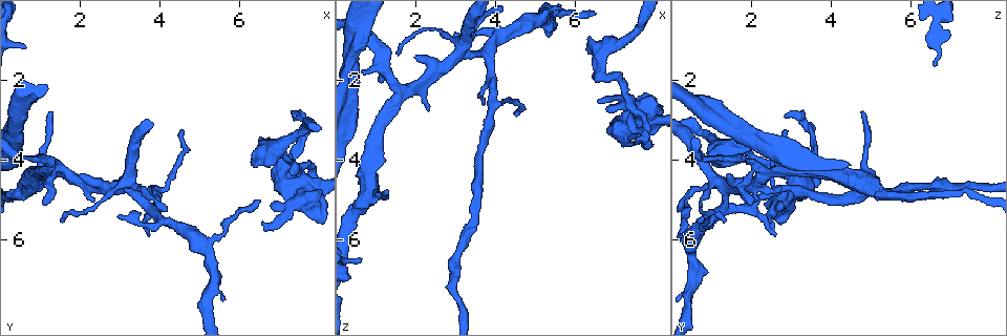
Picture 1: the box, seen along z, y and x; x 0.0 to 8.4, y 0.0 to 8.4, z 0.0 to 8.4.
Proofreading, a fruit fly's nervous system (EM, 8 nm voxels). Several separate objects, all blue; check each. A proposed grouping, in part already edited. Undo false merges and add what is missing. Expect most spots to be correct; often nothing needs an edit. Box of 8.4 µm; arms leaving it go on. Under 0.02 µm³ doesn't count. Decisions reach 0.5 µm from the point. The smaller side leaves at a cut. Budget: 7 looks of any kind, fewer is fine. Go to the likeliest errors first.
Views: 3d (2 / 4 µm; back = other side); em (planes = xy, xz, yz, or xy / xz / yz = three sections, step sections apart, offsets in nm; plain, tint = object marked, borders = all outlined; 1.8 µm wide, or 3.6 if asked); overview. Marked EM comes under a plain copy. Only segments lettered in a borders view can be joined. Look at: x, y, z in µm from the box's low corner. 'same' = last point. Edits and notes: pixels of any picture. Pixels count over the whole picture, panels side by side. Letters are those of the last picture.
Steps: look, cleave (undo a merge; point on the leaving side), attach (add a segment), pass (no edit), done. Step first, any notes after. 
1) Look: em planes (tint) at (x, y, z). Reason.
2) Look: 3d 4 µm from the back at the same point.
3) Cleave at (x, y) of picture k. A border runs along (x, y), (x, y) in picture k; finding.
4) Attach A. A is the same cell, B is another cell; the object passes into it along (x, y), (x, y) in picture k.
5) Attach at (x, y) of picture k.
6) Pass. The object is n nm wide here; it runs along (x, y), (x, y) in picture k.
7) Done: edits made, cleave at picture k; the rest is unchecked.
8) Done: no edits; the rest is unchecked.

Look: 3d 4 µm from the back at (7.35, 4.40, 2.90). Small branch off a trunk.

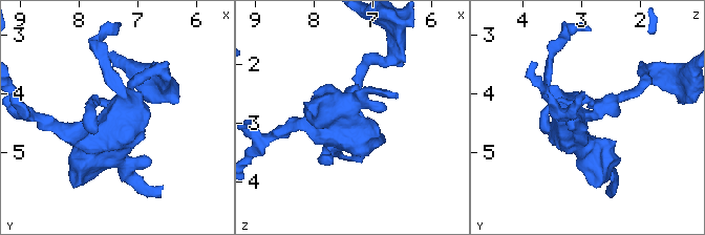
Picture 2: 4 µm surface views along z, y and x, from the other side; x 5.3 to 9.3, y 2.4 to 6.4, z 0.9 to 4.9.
Look: em 3.6 µm planes (borders) at the same point.

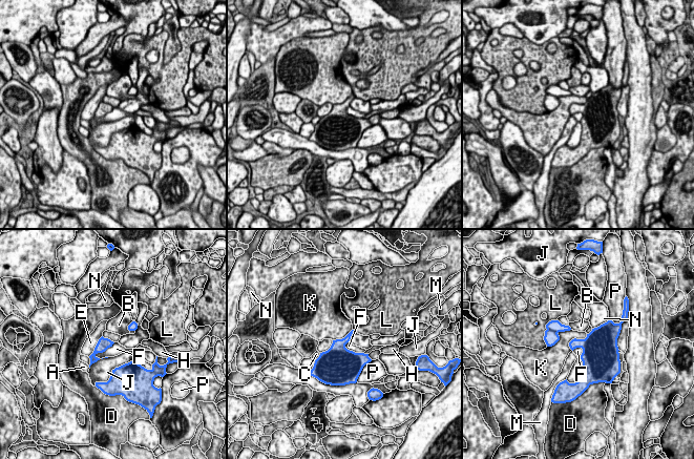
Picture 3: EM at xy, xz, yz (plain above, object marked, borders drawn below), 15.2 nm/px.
Cleave at (555, 326) of picture 3. A, B, C, D, E, F, H, J, K, L, M, N and P are other cells; a border runs along (548, 329), (558, 332) in picture 3; a second cell is stuck on.

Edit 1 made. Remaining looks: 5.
Look: em xy step 4 (tint) at (0.70, 1.20, 6.55). Free end.

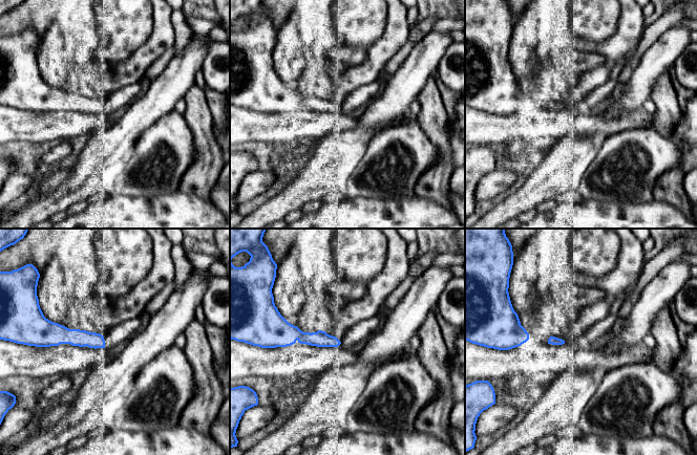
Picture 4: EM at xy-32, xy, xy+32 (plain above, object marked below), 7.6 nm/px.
Look: em planes (borders) at the same point. Another direction.

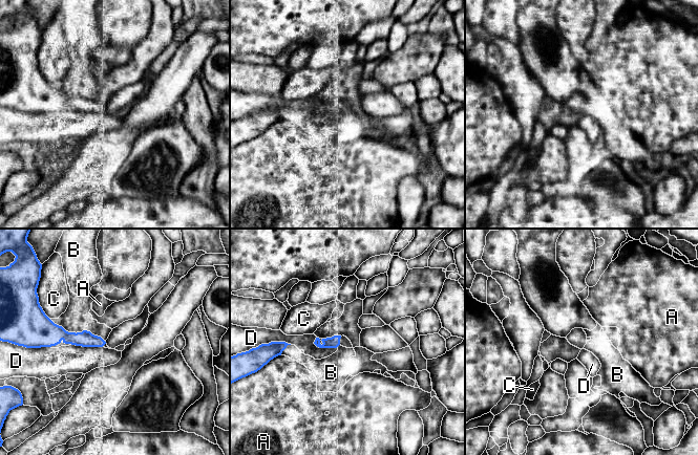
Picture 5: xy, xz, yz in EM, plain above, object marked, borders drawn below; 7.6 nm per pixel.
Pass. A, B, C and D are other cells; it runs along (49, 341), (72, 338), (101, 343) in picture 5; none of them fits.

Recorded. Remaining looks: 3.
Look: 3d 4 µm at (2.00, 4.35, 1.45). Branch stops here.

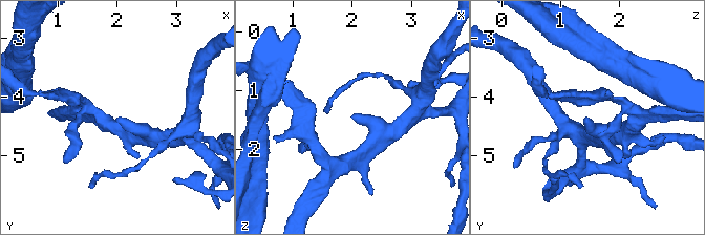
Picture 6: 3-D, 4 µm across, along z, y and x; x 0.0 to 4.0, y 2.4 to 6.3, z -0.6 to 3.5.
Look: em xz step 4 (tint) at (2.00, 4.30, 1.45).

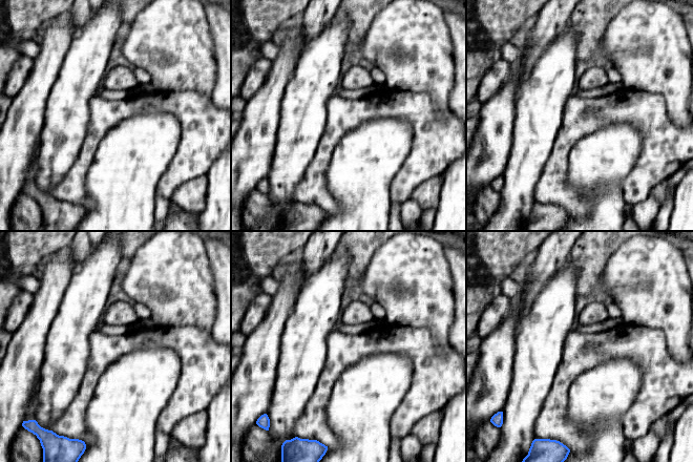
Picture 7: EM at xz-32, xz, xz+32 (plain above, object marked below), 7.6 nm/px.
Look: em planes (borders) at the same point.

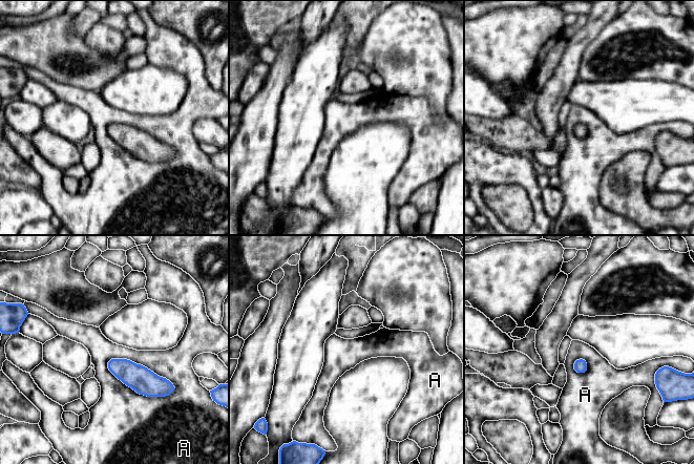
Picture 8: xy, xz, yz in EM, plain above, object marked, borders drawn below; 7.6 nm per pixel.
Pass. A is another cell; a border runs along (107, 362), (129, 359), (175, 388) in picture 8; none of them fits.

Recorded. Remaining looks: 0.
Done: edits made, cleave at picture 3; the rest is unchecked.

